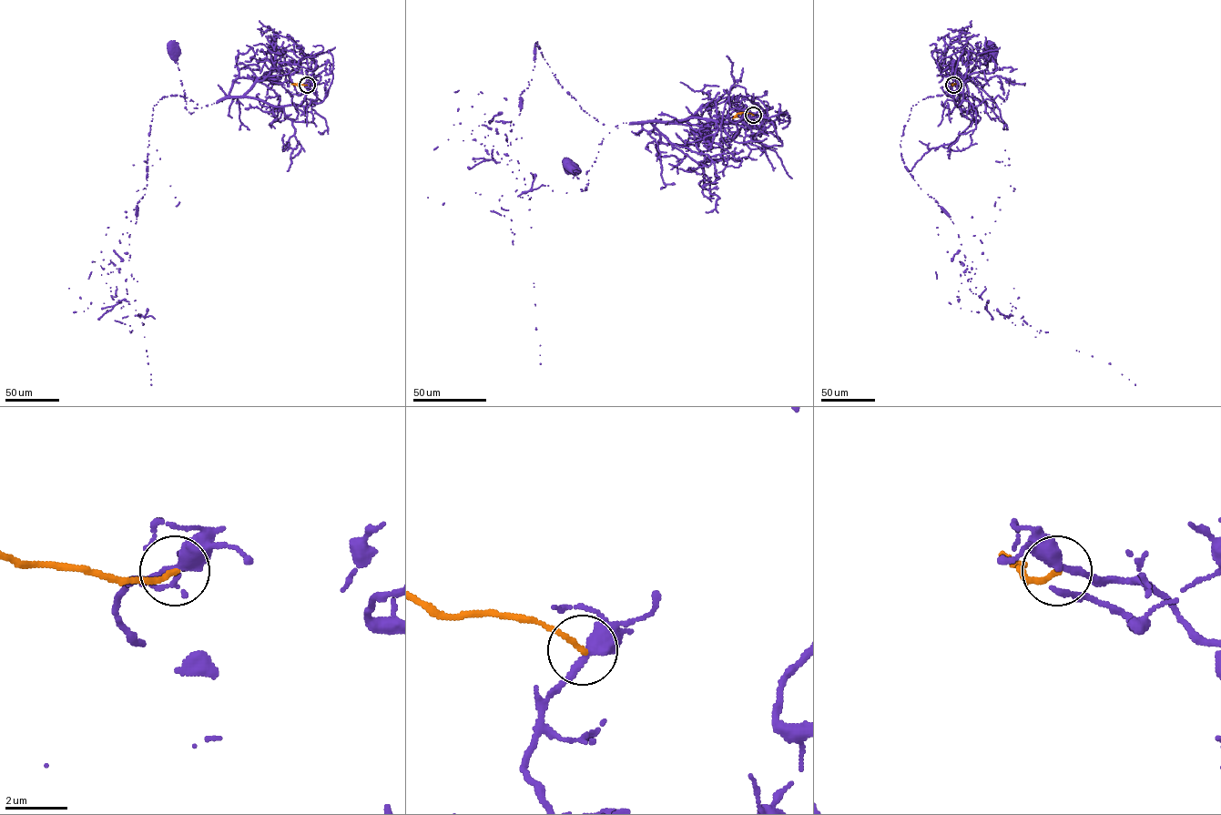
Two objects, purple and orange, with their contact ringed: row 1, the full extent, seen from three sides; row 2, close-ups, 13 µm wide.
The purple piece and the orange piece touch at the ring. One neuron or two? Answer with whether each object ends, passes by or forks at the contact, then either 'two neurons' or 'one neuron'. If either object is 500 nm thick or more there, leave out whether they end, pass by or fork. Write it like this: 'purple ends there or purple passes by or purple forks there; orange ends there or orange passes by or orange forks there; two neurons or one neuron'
purple passes by; orange ends there; two neurons

